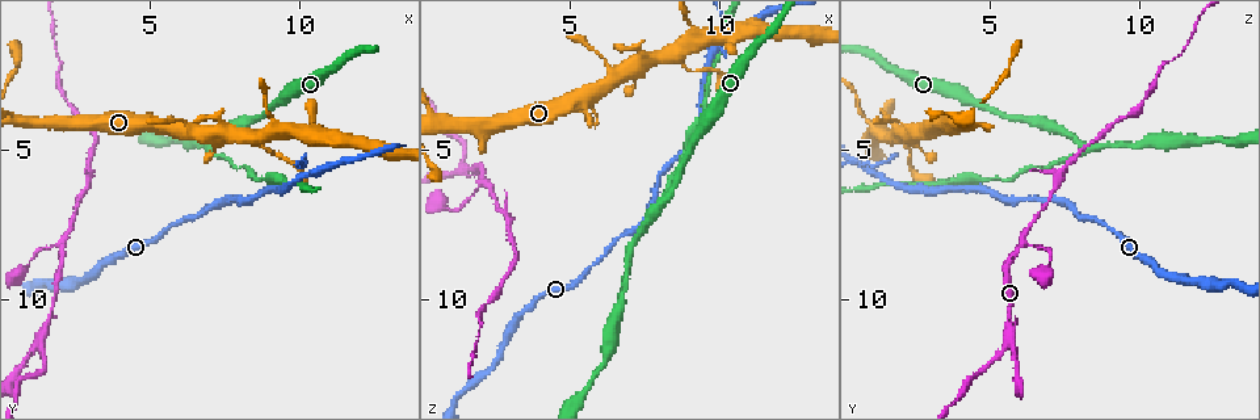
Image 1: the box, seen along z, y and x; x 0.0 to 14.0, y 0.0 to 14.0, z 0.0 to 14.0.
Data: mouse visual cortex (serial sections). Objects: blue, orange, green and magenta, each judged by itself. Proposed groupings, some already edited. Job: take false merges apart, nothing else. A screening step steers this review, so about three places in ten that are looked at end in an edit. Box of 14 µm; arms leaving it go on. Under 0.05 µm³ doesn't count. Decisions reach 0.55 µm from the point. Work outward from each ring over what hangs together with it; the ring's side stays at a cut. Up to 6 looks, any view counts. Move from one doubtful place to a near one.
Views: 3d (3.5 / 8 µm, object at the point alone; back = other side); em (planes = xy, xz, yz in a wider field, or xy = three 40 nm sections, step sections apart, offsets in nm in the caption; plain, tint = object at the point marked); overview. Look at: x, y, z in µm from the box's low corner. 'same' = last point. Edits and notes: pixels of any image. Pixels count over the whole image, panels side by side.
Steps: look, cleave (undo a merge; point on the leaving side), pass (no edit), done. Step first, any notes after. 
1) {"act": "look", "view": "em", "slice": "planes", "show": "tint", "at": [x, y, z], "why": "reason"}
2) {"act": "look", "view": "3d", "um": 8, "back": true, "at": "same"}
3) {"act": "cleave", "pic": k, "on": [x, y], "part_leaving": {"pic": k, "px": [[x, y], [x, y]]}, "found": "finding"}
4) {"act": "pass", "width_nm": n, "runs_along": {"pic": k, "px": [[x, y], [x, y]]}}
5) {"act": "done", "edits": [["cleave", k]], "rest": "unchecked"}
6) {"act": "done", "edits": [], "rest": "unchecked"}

{"act": "look", "view": "3d", "um": 3.5, "back": true, "at": [7.0, 5.0, 8.2], "why": "sharp bend"}

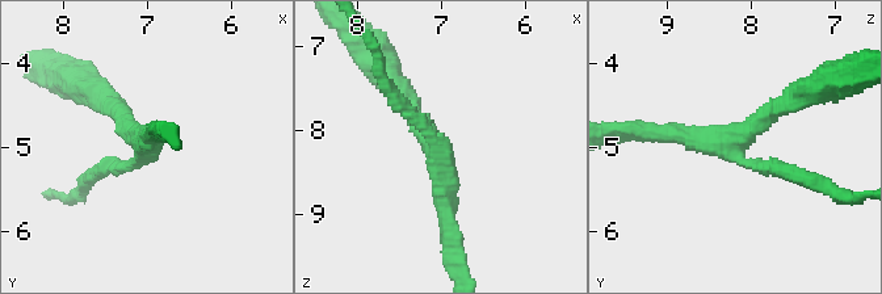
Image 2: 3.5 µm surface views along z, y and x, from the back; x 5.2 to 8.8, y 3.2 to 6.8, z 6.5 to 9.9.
{"act": "look", "view": "em", "slice": "xy", "step": 5, "show": "tint", "at": [7.05, 4.95, 8.20], "arms": 3, "arm_widths_nm": [200, 200, 250], "why": "need the tissue"}

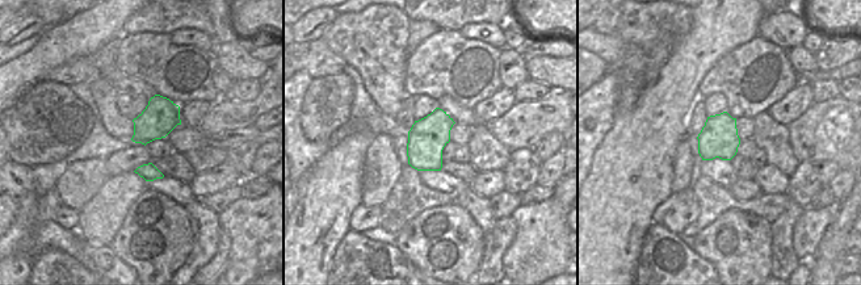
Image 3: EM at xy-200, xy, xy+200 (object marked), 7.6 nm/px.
{"act": "look", "view": "em", "slice": "xy", "step": 1, "show": "tint", "at": "same", "why": "cut it another way"}

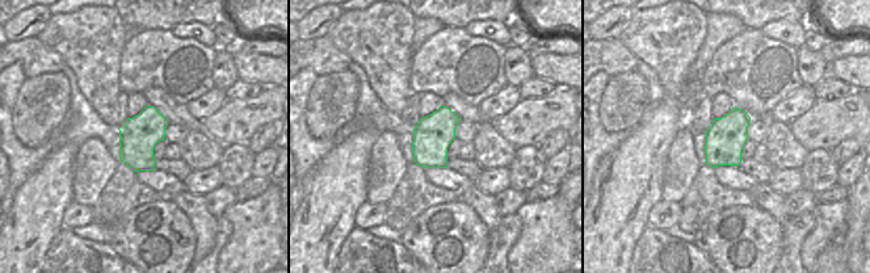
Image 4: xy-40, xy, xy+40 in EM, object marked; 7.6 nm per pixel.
{"act": "pass", "runs_along": {"pic": 2, "px": [[398, 88], [437, 145], [450, 232]]}, "found": "one cell here"}

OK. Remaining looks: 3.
{"act": "look", "view": "3d", "um": 3.5, "at": [9.2, 4.3, 1.2], "why": "two arms in line, one across"}

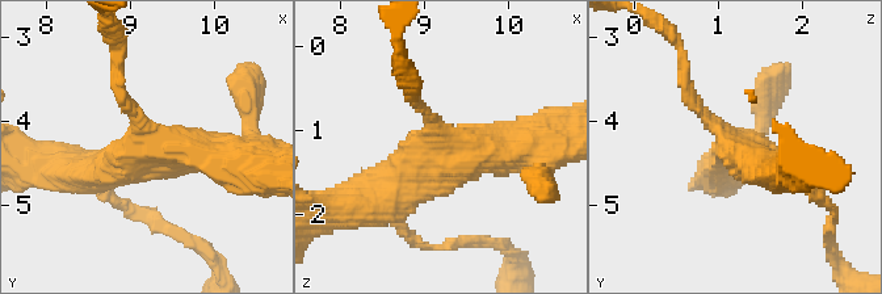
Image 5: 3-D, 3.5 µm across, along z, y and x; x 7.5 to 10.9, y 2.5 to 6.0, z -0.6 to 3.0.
{"act": "look", "view": "em", "slice": "xy", "step": 5, "show": "tint", "at": [9.20, 4.25, 1.20], "arms": 3, "arm_widths_nm": [150, 450, 450], "why": "now the EM"}

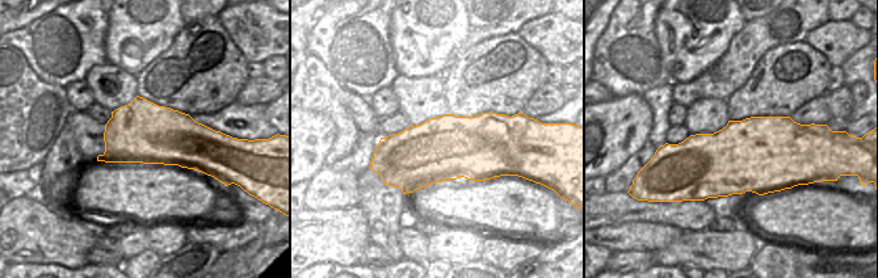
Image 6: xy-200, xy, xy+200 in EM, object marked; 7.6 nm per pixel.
{"act": "look", "view": "em", "slice": "planes", "show": "tint", "at": "same", "why": "cut it another way"}

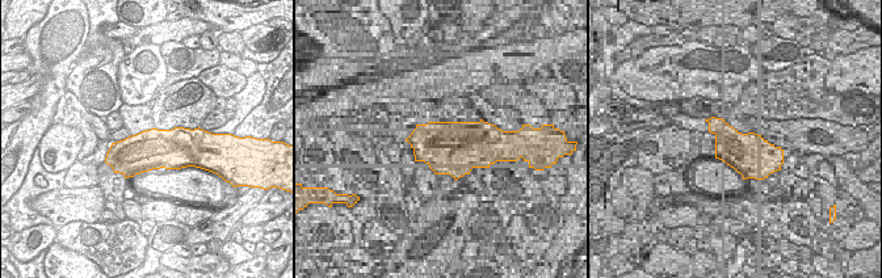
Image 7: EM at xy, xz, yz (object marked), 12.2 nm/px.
{"act": "cleave", "pic": 5, "on": [116, 72], "width_nm": 480, "part_leaving": {"pic": 5, "px": [[130, 110], [117, 85], [113, 37]]}, "found": "a second cell is stuck on"}

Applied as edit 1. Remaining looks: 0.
{"act": "done", "edits": [["cleave", 5]], "rest": "unchecked"}

